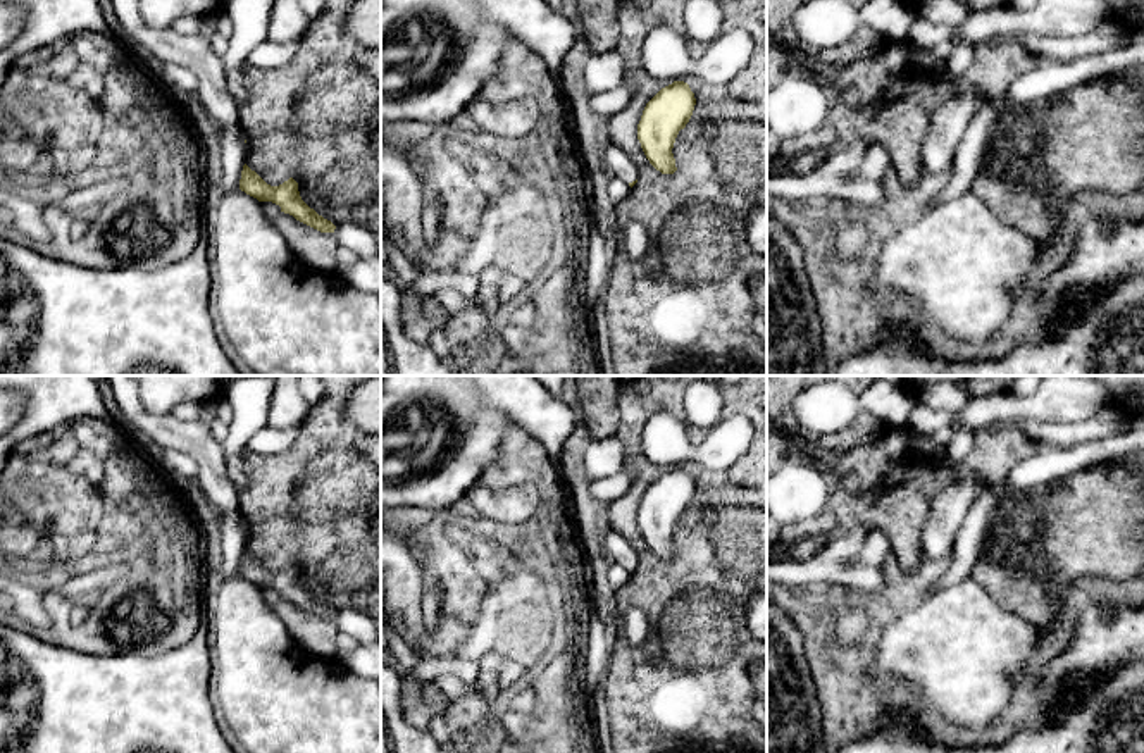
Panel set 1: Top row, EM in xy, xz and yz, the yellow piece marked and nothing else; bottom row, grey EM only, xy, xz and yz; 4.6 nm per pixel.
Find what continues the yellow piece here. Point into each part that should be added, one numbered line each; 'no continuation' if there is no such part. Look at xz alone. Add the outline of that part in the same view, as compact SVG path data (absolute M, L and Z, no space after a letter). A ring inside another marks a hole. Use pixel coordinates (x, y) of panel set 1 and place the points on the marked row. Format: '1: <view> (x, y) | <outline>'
1: xz (619, 164) | M613 143L605 145L605 165L612 177L619 177L625 184L637 179L637 165L629 159L629 155L615 146Z

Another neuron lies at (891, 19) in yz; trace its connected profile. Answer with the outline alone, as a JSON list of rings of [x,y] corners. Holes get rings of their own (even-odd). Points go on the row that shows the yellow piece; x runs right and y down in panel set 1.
[[[868,0],[861,10],[861,24],[877,31],[886,43],[905,41],[917,17],[915,7],[896,0]]]

